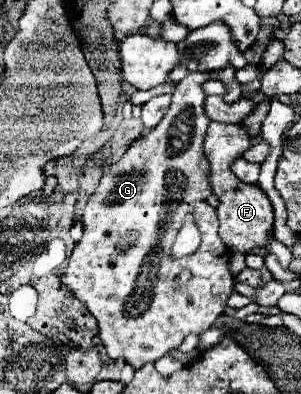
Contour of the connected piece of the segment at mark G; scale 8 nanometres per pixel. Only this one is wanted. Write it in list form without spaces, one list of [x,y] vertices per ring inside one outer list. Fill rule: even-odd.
[[[185,76],[179,82],[179,90],[173,92],[171,108],[163,116],[163,120],[147,134],[133,140],[127,152],[117,162],[105,168],[97,190],[85,204],[83,238],[73,248],[67,270],[61,278],[61,282],[71,288],[75,298],[81,300],[87,310],[97,318],[99,338],[109,358],[123,358],[133,368],[141,368],[147,362],[159,360],[169,350],[177,348],[187,338],[187,334],[201,334],[211,328],[217,316],[225,310],[227,298],[233,292],[235,278],[227,266],[231,252],[227,252],[227,246],[217,234],[219,222],[215,208],[207,204],[207,198],[211,196],[211,186],[207,180],[209,162],[203,154],[203,138],[209,126],[209,118],[203,110],[205,94],[201,90],[201,84],[205,80],[211,80],[211,76]],[[187,216],[193,216],[199,226],[201,246],[199,250],[195,250],[195,254],[189,254],[187,258],[171,258],[175,234],[179,232],[179,226],[183,226]],[[123,234],[133,236],[127,250],[119,250],[119,240],[123,238]],[[183,268],[191,270],[193,278],[187,286],[177,288],[173,280]]]

